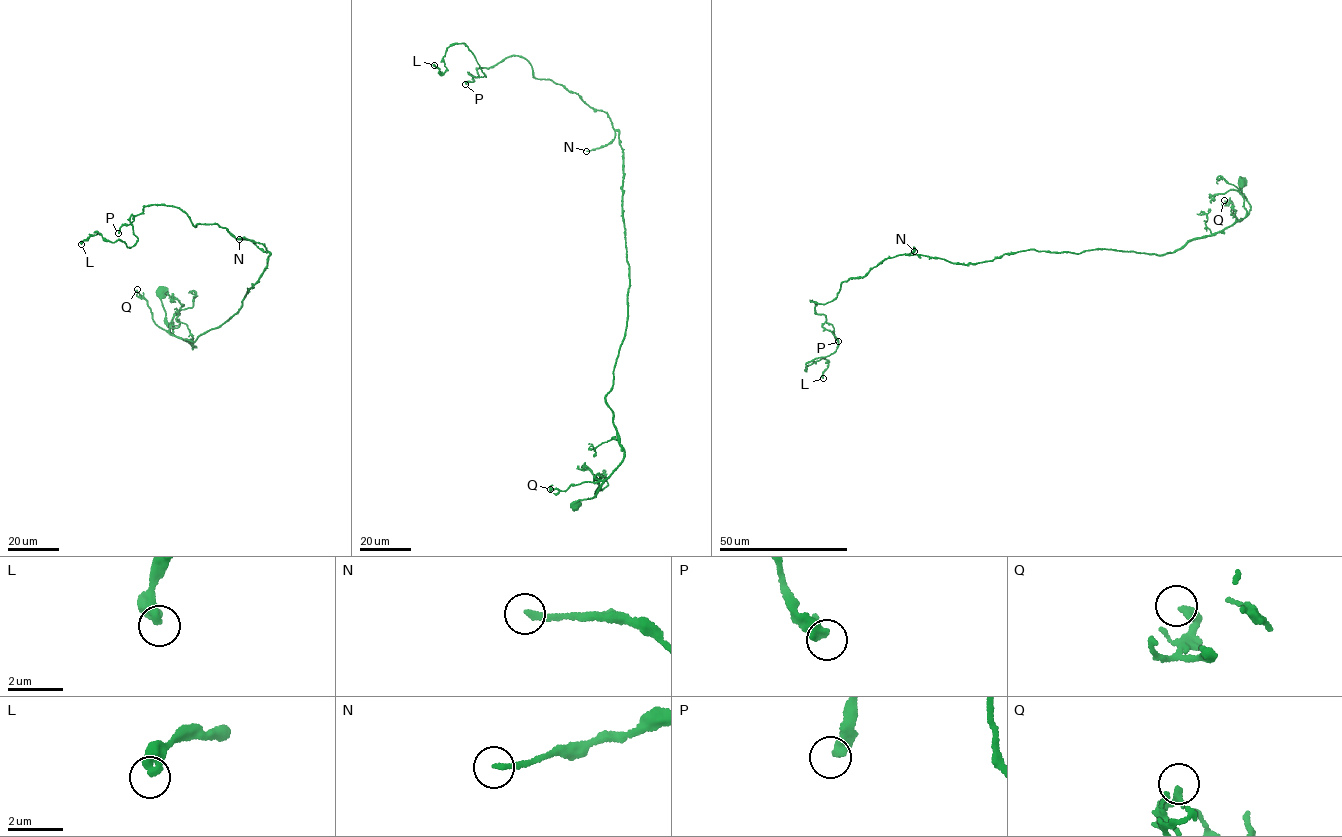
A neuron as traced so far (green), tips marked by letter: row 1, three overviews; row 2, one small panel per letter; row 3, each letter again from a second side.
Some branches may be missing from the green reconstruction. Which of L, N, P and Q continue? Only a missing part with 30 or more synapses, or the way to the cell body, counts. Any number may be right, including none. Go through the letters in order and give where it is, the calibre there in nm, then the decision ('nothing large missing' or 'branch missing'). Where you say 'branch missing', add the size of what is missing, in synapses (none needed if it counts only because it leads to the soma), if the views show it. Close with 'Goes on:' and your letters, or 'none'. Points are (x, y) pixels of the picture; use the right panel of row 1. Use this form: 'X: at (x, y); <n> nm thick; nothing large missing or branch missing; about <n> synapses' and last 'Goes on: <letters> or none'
L: at (823, 378); 480 nm thick; nothing large missing
N: at (914, 251); 200 nm thick; branch missing; about 170 synapses
P: at (838, 341); 440 nm thick; nothing large missing
Q: at (1224, 200); 240 nm thick; nothing large missing
Goes on: N

